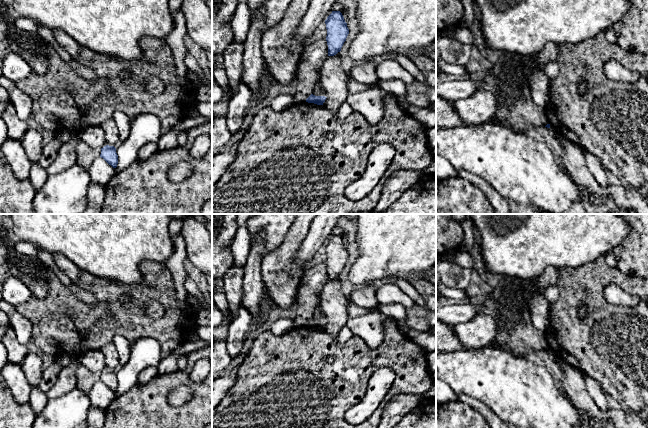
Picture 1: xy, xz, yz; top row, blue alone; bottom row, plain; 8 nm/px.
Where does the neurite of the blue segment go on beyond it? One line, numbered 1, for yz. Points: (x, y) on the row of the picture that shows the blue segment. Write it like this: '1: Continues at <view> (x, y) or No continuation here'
1: No continuation here

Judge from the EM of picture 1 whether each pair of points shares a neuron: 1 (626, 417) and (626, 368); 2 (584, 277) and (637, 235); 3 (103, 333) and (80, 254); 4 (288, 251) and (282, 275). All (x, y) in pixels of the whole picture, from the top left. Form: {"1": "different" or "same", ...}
{"1": "different", "2": "different", "3": "different", "4": "same"}

